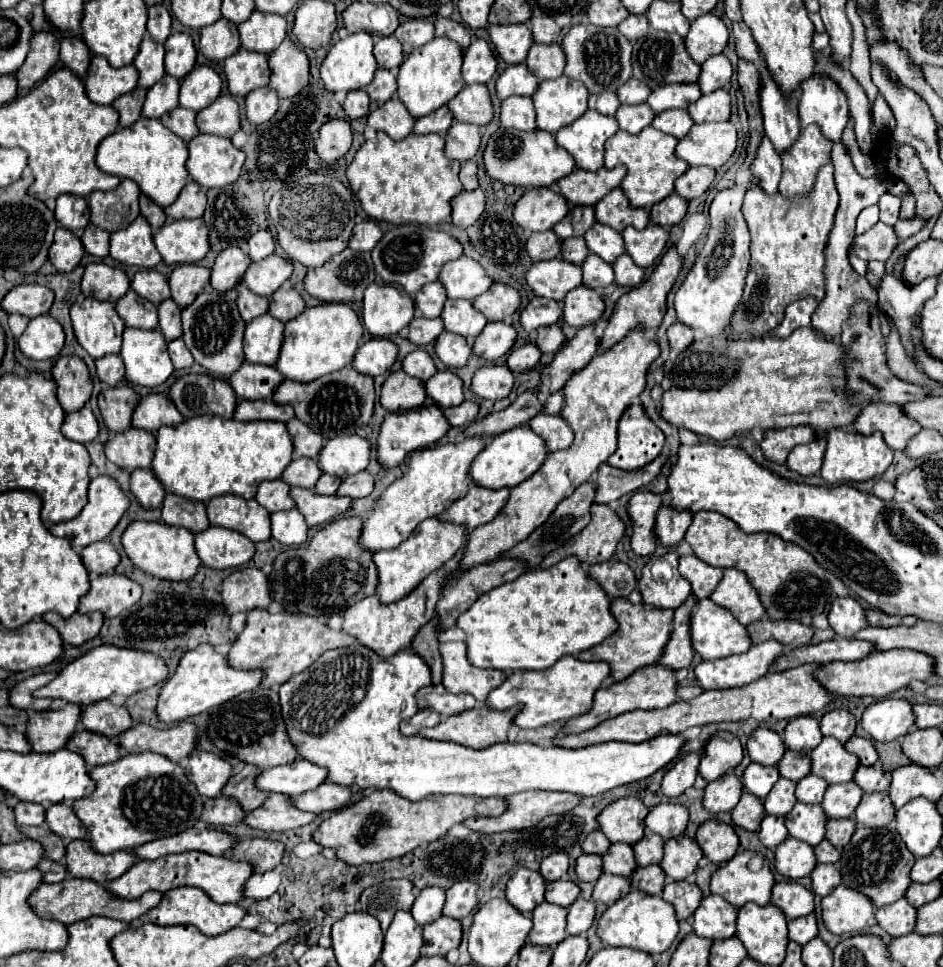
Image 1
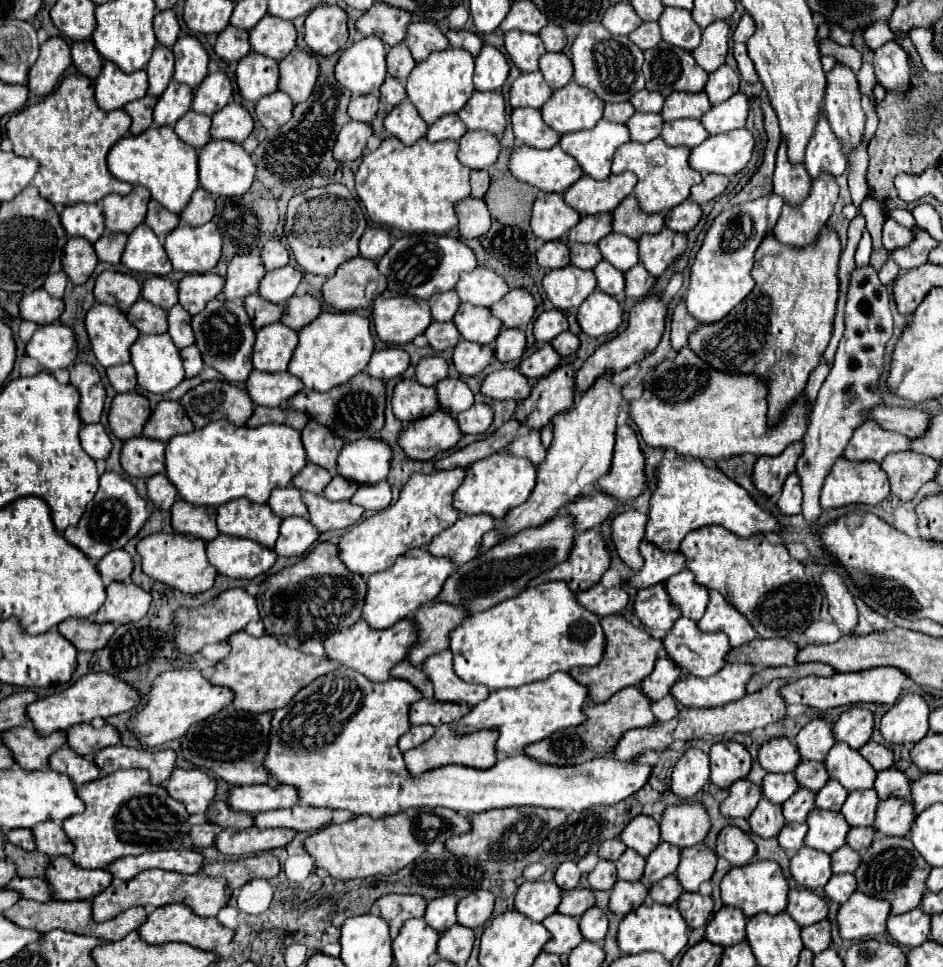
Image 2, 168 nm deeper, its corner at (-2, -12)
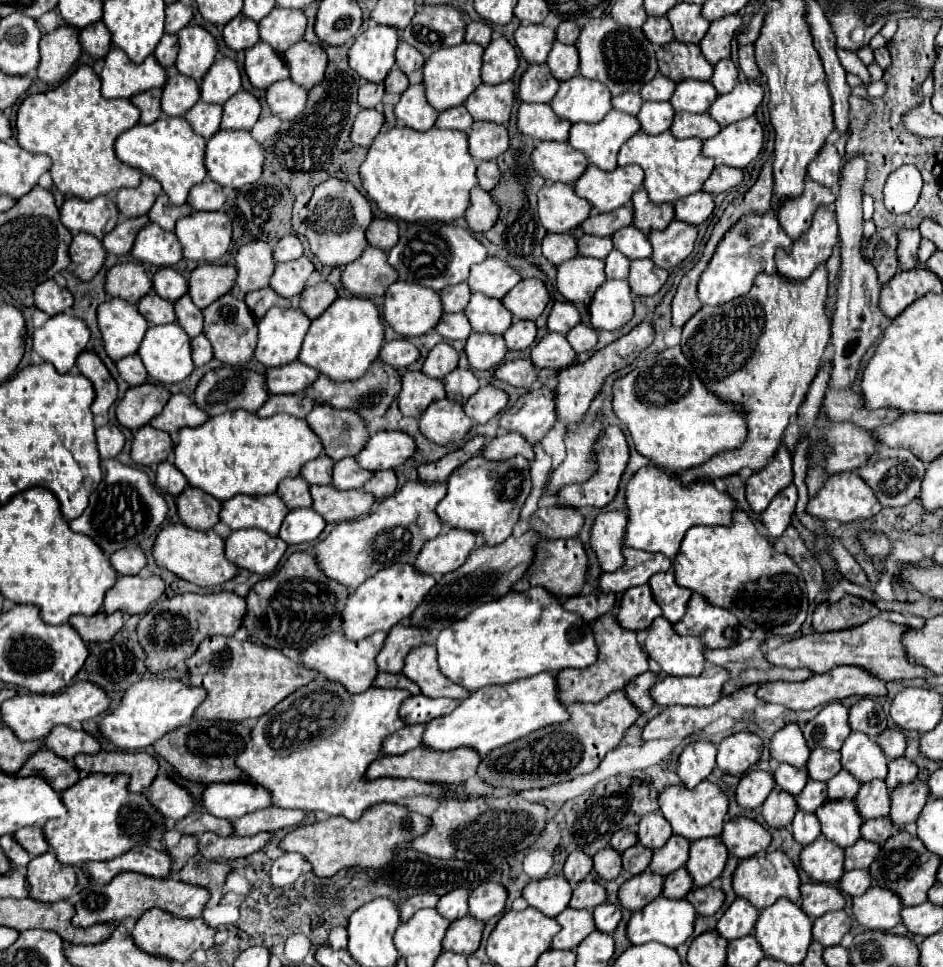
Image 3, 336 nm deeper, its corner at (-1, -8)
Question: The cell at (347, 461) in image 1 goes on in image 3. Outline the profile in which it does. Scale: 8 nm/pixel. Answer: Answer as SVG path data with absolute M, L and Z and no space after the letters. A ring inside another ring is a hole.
M393 430L393 432L377 432L367 440L361 452L357 452L353 458L361 468L367 468L369 472L377 470L391 470L395 466L401 466L407 458L411 458L415 452L415 442L411 436Z

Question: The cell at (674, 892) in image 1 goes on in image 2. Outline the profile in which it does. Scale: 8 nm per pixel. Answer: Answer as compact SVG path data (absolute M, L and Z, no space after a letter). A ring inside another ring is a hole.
M684 892L678 900L678 910L682 912L682 916L690 928L698 928L708 922L708 918L714 910L714 900L710 896Z

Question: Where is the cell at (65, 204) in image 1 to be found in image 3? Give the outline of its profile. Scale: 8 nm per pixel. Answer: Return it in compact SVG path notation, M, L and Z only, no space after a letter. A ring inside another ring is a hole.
M97 196L93 200L67 198L61 206L61 222L71 230L71 234L89 232L101 240L115 228L117 220L119 212L113 196Z

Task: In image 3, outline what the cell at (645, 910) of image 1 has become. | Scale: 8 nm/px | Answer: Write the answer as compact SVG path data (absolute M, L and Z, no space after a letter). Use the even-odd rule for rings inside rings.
M657 896L643 910L633 912L627 924L627 938L631 944L659 942L669 948L677 948L693 934L695 910L683 900L669 900Z

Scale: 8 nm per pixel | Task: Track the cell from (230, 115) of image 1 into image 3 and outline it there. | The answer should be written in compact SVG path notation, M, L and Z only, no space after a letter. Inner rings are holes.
M239 90L223 104L221 130L251 130L259 118L259 112L259 100L253 94Z

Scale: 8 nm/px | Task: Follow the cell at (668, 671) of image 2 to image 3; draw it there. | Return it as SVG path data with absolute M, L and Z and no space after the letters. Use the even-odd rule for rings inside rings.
M645 672L641 676L637 676L635 680L631 680L625 688L627 692L627 698L641 710L641 712L649 712L655 702L651 700L651 688L655 686L655 682L659 680L659 674L657 672Z

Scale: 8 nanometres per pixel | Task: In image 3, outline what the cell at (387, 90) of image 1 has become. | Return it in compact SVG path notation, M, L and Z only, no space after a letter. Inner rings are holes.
M393 68L387 78L385 78L385 92L395 92L395 94L401 94L405 92L409 86L407 82L407 76L399 70L399 68Z

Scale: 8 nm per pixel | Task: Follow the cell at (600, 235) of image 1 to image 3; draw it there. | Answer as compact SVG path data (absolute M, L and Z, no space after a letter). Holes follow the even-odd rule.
M625 226L619 232L615 232L611 236L615 250L623 252L623 256L627 256L629 260L639 260L639 258L649 258L651 256L651 244L647 240L647 236L643 232L639 232L637 228Z

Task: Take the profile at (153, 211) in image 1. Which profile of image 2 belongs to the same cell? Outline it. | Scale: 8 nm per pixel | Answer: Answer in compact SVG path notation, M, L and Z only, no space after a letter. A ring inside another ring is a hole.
M150 200L148 204L148 216L144 220L160 240L164 240L178 224L180 224L180 216L168 212L162 204L158 204L156 200Z

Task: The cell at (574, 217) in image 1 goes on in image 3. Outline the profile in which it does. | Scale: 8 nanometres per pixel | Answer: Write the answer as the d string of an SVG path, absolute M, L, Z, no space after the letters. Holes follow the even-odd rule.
M625 204L623 208L617 208L613 212L589 216L581 224L581 228L585 234L591 234L591 236L611 236L615 230L629 226L631 222L633 222L633 208L631 204Z

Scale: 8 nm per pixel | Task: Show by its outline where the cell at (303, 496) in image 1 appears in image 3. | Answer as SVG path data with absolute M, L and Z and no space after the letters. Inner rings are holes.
M311 486L313 510L323 516L325 522L345 522L365 516L375 498L365 494L363 490L347 490L341 492L329 486Z

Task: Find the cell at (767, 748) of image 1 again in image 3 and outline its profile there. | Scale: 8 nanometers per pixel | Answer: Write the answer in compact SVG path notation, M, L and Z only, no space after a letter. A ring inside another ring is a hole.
M787 724L771 738L769 752L771 758L775 758L777 762L785 762L795 768L805 768L811 750L805 744L801 728L797 724Z

